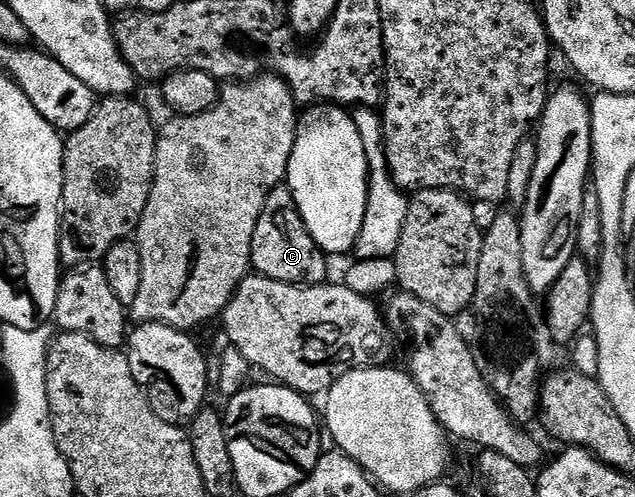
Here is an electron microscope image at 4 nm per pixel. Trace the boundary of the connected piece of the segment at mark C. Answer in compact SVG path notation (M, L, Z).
M273 203L273 207L266 205L253 238L251 267L256 274L265 275L275 281L306 285L323 283L330 278L330 260L325 252L317 246L308 229L297 231L297 223L293 223L293 219L298 219L300 216L299 212L296 215L289 215L289 223L285 223L285 215L281 215L281 207L277 207L277 203Z

